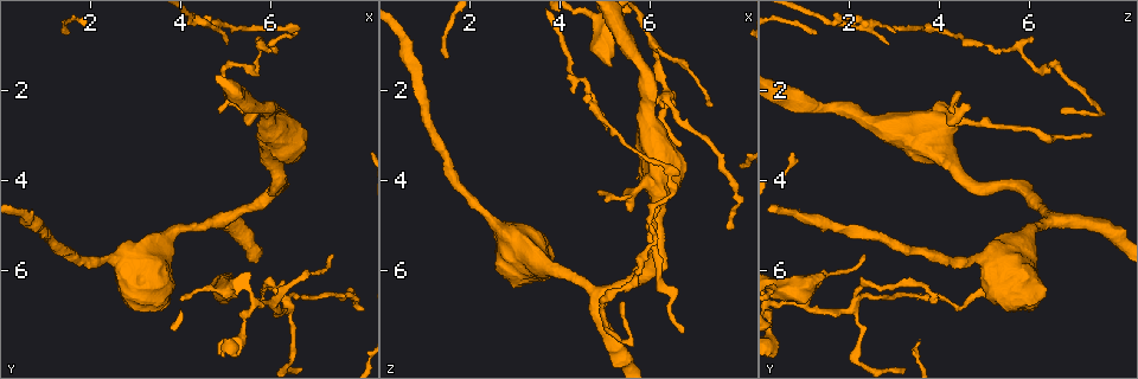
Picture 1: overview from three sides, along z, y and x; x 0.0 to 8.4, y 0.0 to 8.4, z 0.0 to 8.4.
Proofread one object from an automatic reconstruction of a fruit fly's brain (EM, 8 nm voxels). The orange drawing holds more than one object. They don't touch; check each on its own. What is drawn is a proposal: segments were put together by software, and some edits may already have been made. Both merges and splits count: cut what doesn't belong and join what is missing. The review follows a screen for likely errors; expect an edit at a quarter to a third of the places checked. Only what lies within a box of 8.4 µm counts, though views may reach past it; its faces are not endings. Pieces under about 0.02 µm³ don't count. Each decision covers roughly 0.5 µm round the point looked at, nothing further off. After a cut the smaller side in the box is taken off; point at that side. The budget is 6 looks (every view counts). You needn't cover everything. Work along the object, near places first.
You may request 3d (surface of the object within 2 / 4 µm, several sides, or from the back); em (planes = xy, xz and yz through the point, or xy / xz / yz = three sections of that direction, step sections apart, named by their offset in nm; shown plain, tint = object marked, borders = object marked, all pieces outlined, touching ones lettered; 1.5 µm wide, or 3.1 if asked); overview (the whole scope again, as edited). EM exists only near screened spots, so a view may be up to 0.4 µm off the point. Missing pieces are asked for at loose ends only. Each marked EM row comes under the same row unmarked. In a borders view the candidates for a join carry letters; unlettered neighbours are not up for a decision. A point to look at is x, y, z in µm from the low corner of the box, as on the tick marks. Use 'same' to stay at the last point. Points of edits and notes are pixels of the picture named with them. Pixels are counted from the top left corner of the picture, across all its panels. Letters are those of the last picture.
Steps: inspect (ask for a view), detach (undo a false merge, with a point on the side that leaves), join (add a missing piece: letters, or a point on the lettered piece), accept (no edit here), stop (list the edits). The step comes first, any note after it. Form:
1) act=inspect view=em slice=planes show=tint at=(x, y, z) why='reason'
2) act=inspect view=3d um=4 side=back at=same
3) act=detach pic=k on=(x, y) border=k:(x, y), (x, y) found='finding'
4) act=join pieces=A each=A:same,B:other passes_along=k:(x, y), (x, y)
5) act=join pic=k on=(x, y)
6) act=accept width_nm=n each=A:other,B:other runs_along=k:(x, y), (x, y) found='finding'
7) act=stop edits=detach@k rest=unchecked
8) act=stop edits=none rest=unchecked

act=inspect view=3d um=2 at=(6.45, 0.65, 4.15) why='abrupt turn'

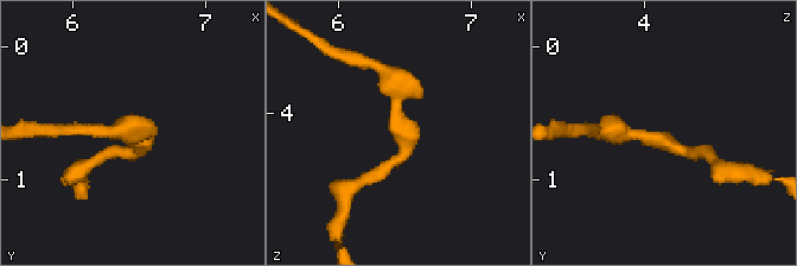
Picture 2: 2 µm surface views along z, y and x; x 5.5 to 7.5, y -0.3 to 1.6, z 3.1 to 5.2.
act=inspect view=em slice=planes show=borders at=(6.50, 0.70, 4.16) why='now the EM'

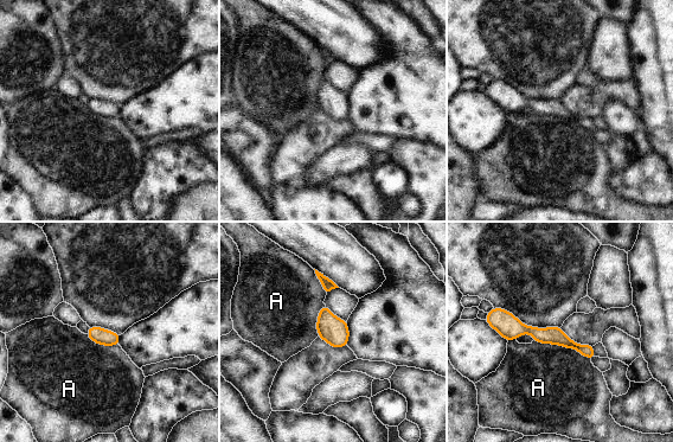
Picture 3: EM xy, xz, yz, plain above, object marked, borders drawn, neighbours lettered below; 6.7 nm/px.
act=accept each=A:other border=3:(533, 339), (575, 348), (590, 359) found='one cell here'

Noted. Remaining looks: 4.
act=inspect view=3d um=4 at=(7.70, 6.45, 5.00) why='free end'

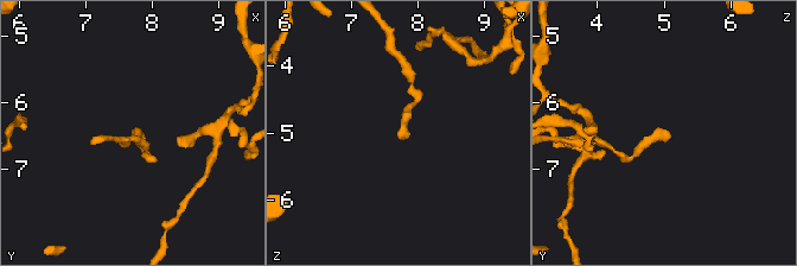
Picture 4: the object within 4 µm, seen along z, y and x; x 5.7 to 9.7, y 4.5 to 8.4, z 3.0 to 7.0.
act=inspect view=em slice=xy step=8 show=tint at=(7.70, 6.35, 5.05)

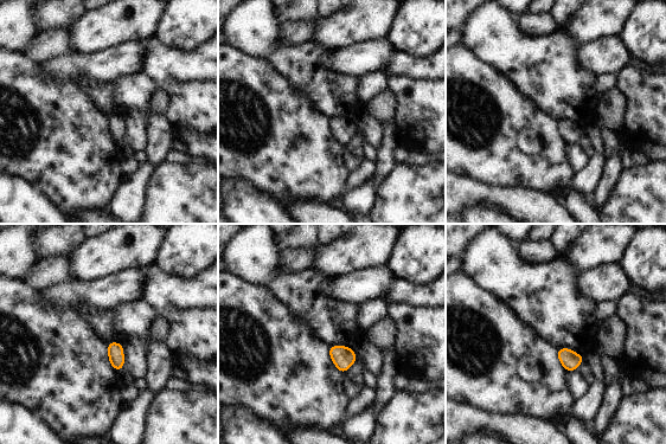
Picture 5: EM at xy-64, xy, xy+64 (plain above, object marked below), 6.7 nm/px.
act=inspect view=em slice=planes show=borders at=same

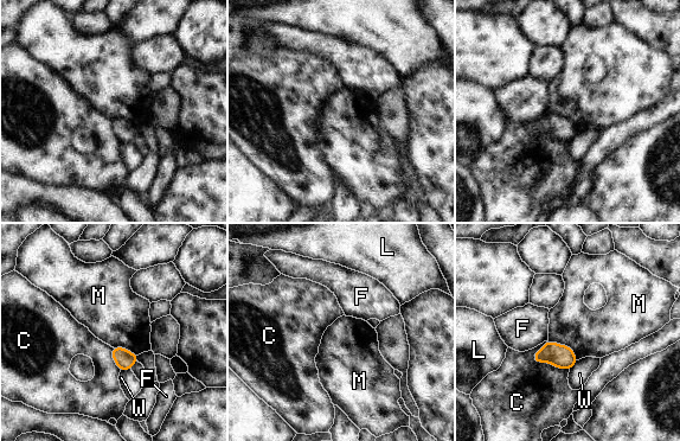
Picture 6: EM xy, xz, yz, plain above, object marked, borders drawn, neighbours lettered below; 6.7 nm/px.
act=accept each=C:other,F:other,L:other,M:other,W:other border=6:(549, 339), (565, 344), (577, 359) found='none of them fits'

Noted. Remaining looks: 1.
act=stop edits=none rest=unchecked

